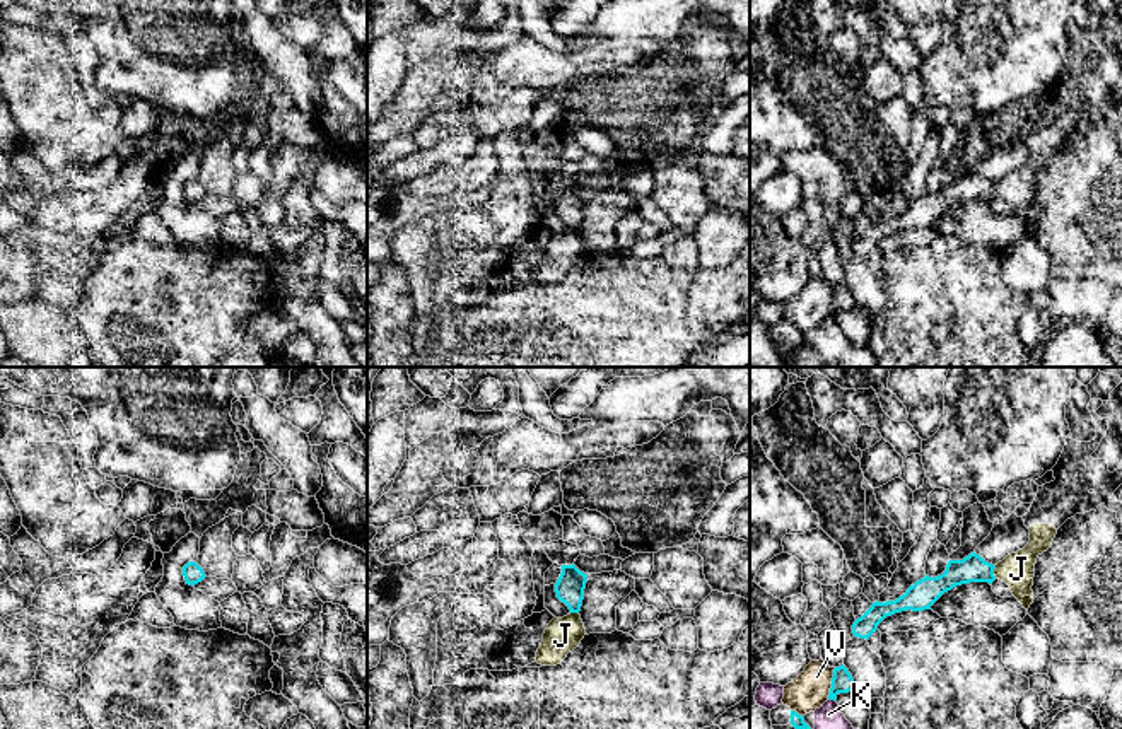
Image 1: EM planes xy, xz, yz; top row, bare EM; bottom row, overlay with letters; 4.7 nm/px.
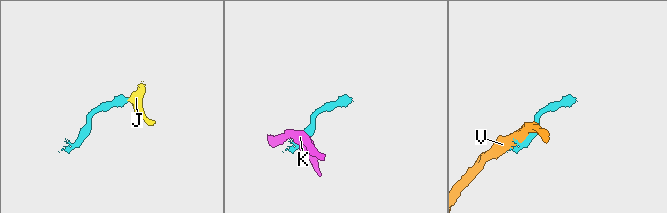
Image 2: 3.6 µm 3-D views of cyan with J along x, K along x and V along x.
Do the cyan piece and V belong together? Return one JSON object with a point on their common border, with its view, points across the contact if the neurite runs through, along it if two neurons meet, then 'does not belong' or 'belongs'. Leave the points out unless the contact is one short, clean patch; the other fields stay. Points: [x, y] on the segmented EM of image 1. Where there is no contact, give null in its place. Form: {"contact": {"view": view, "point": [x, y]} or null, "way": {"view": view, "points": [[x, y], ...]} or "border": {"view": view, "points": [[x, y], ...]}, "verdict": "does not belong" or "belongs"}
{"contact": {"view": "yz", "point": [832, 683]}, "border": {"view": "yz", "points": [[835, 668], [827, 697]]}, "verdict": "does not belong"}

